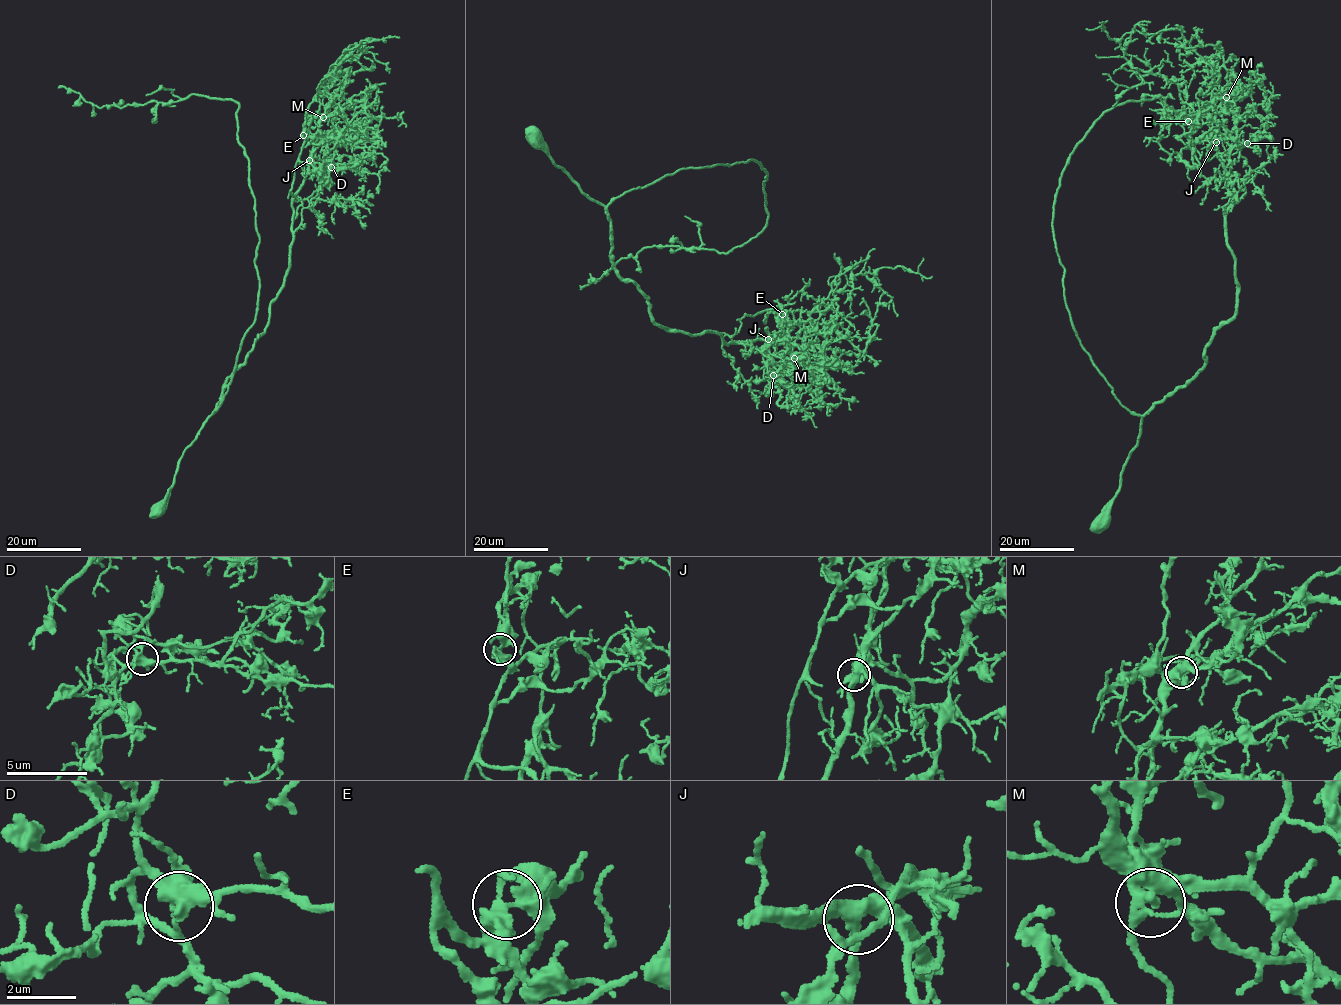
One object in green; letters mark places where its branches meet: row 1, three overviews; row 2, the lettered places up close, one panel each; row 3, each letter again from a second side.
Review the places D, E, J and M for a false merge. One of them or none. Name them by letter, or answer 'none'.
E

